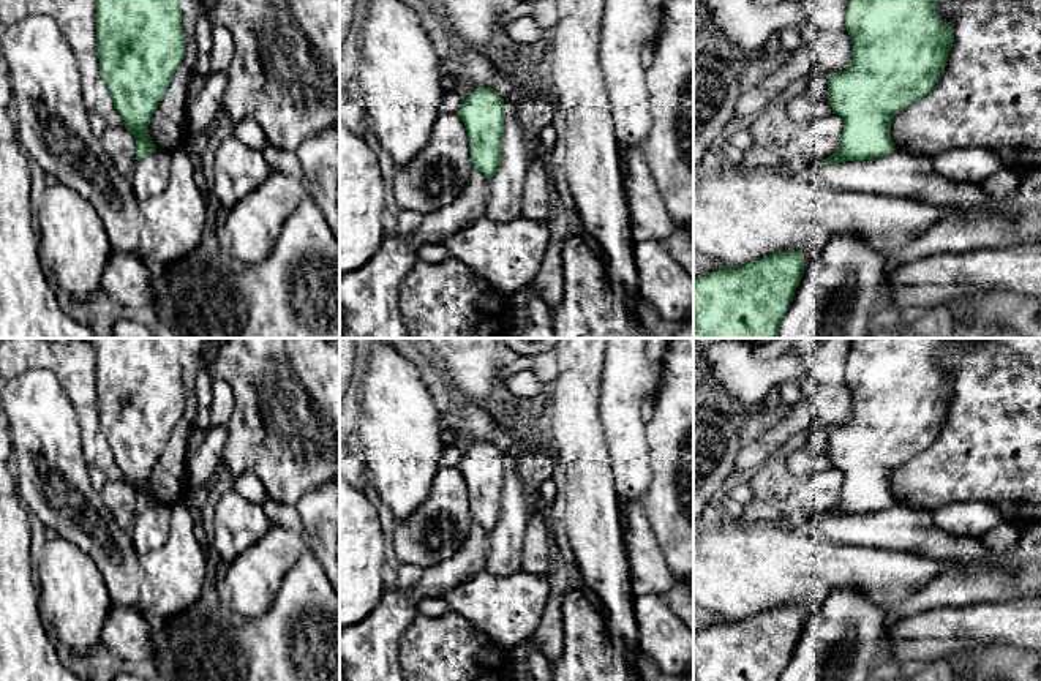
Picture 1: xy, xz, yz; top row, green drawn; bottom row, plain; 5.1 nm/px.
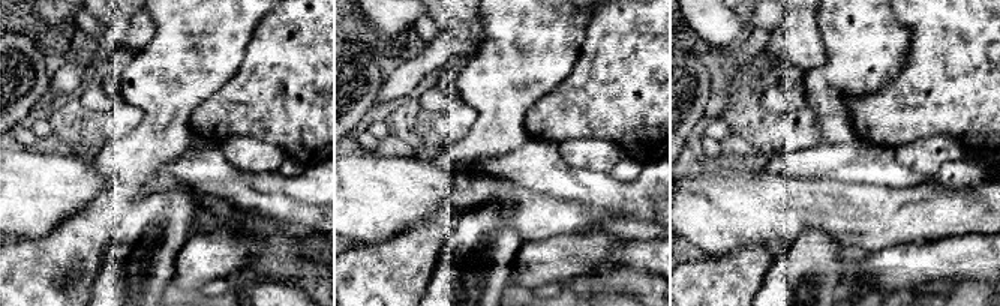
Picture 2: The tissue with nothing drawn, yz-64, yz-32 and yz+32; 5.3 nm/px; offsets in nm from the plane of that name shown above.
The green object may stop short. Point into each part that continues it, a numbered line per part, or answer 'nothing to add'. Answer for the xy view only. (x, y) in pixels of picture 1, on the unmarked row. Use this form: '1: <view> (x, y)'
nothing to add

